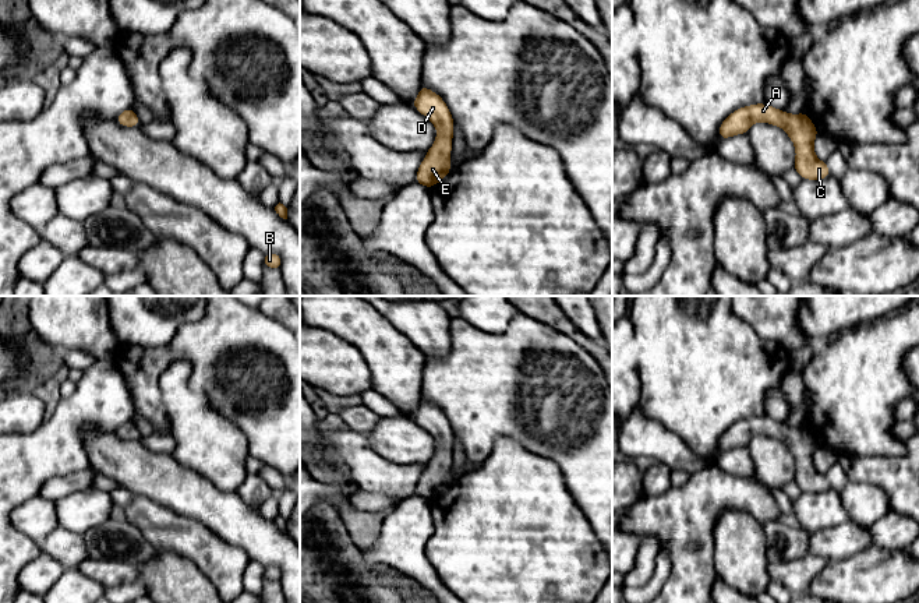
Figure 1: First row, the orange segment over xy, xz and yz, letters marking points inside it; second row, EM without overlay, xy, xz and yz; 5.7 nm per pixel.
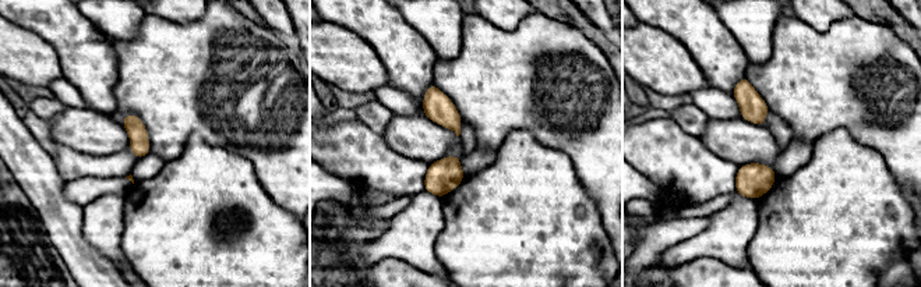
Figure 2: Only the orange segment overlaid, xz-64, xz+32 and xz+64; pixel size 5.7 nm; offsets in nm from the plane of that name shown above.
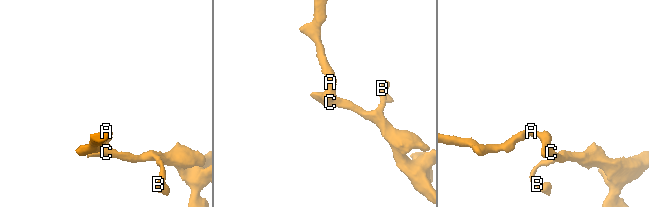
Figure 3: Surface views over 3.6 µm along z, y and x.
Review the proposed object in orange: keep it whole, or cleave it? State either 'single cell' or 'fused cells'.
single cell

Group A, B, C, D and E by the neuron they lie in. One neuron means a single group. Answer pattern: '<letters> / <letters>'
A B C D E

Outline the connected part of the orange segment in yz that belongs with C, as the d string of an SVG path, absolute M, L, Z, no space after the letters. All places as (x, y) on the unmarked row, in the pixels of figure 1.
M766 416L743 419L732 424L720 437L720 451L746 447L757 434L778 438L789 448L796 463L793 482L802 491L820 493L830 490L827 476L814 468L813 458L819 444L805 424L791 427Z

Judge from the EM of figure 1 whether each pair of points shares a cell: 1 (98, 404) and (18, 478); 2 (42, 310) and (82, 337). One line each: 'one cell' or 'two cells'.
1: one cell
2: one cell

